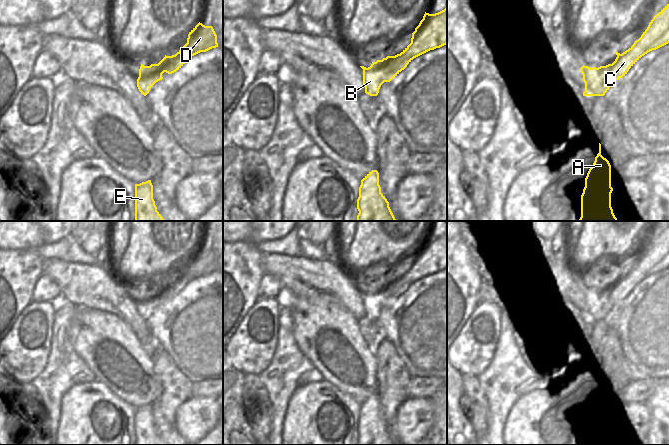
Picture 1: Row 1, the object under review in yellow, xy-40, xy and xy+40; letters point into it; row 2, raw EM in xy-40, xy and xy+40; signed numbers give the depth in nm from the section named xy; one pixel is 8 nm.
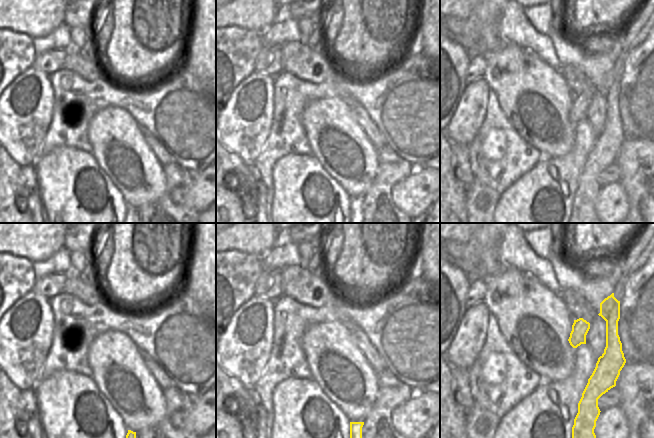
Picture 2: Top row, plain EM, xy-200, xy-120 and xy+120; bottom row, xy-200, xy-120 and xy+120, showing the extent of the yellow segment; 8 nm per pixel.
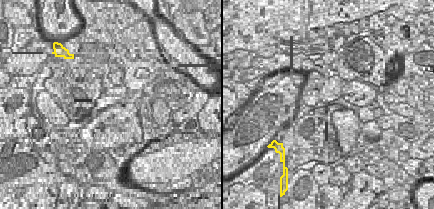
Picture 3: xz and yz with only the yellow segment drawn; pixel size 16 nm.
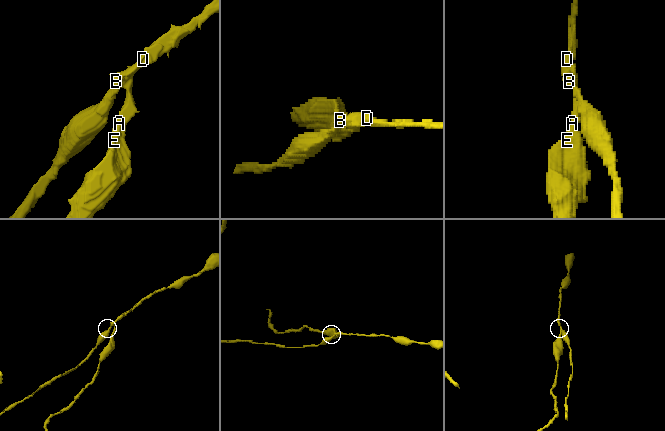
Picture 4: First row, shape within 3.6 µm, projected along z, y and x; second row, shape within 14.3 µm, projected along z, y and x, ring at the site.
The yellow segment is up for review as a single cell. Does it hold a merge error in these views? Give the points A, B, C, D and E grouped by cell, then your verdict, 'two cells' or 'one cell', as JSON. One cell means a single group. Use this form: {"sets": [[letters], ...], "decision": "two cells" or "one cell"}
{"sets": [["A", "E"], ["B", "C", "D"]], "decision": "two cells"}

